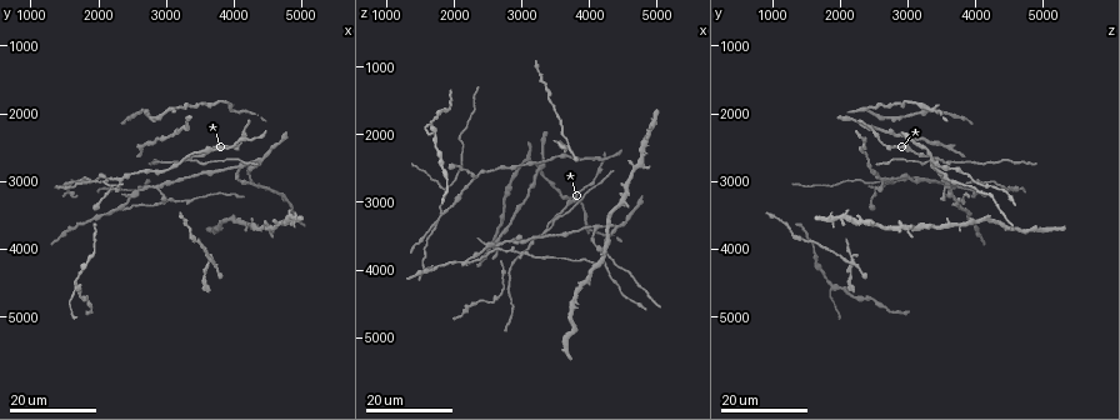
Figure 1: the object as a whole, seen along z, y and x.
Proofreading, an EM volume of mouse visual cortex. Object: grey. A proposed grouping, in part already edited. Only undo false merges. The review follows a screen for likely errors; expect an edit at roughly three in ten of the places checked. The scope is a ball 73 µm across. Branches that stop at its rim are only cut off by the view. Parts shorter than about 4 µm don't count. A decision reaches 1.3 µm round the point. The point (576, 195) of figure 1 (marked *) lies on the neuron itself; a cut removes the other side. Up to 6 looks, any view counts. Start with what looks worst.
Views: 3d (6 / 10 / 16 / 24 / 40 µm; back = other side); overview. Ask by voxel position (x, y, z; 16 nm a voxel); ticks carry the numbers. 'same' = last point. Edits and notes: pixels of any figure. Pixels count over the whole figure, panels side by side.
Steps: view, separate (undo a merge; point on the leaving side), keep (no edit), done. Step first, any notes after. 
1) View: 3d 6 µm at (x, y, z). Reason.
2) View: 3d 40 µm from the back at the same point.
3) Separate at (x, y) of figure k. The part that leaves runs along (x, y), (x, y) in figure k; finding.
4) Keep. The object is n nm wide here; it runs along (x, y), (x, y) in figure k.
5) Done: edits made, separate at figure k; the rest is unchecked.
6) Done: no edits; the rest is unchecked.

View: 3d 24 µm at (4100, 2800, 3400).

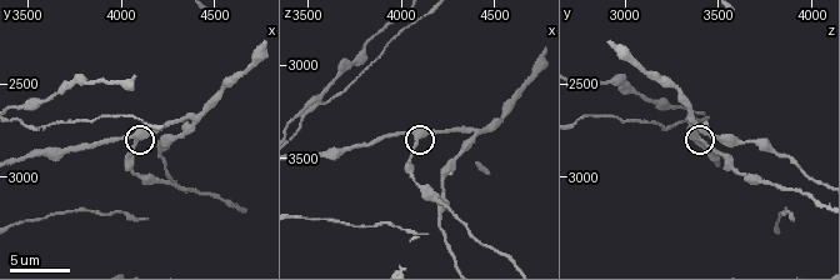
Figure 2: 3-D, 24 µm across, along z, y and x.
View: 3d 10 µm at (4080, 2800, 3380). Zoom in.

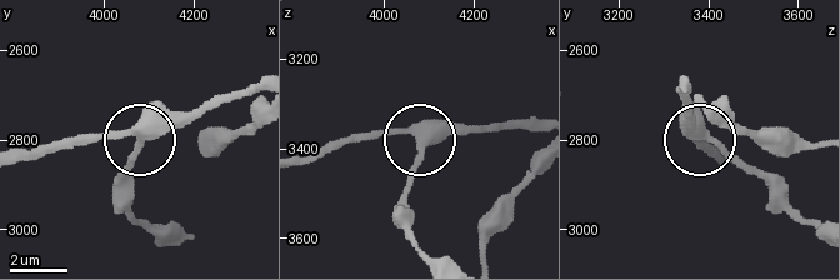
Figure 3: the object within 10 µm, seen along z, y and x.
Keep. The object is 310 nm wide here; all the same neuron.

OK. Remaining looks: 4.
View: 3d 24 µm at (3700, 4150, 2150). Three arms meet.

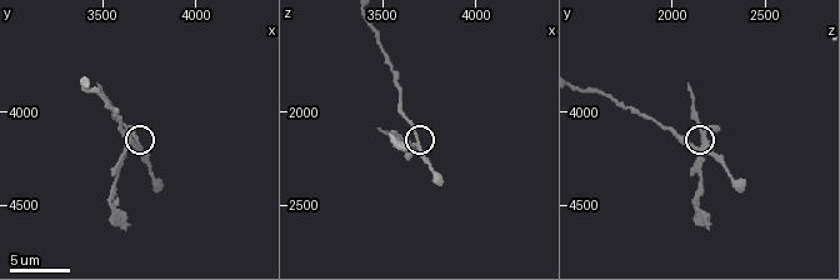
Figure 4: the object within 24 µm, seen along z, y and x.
View: 3d 6 µm at (3680, 4180, 2180).

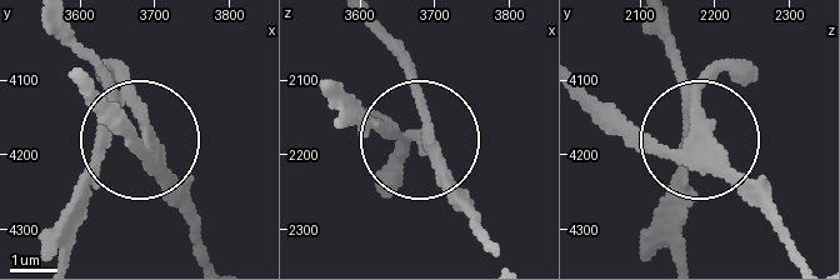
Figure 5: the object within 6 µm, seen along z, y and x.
View: 3d 6 µm from the back at (3695, 4180, 2165). From behind.

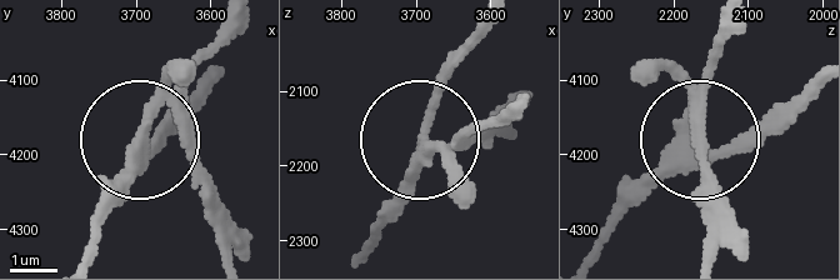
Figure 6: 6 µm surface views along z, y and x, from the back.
Keep. The object is 270 nm wide here; all the same neuron.

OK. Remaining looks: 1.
Done: no edits; the rest is unchecked.

